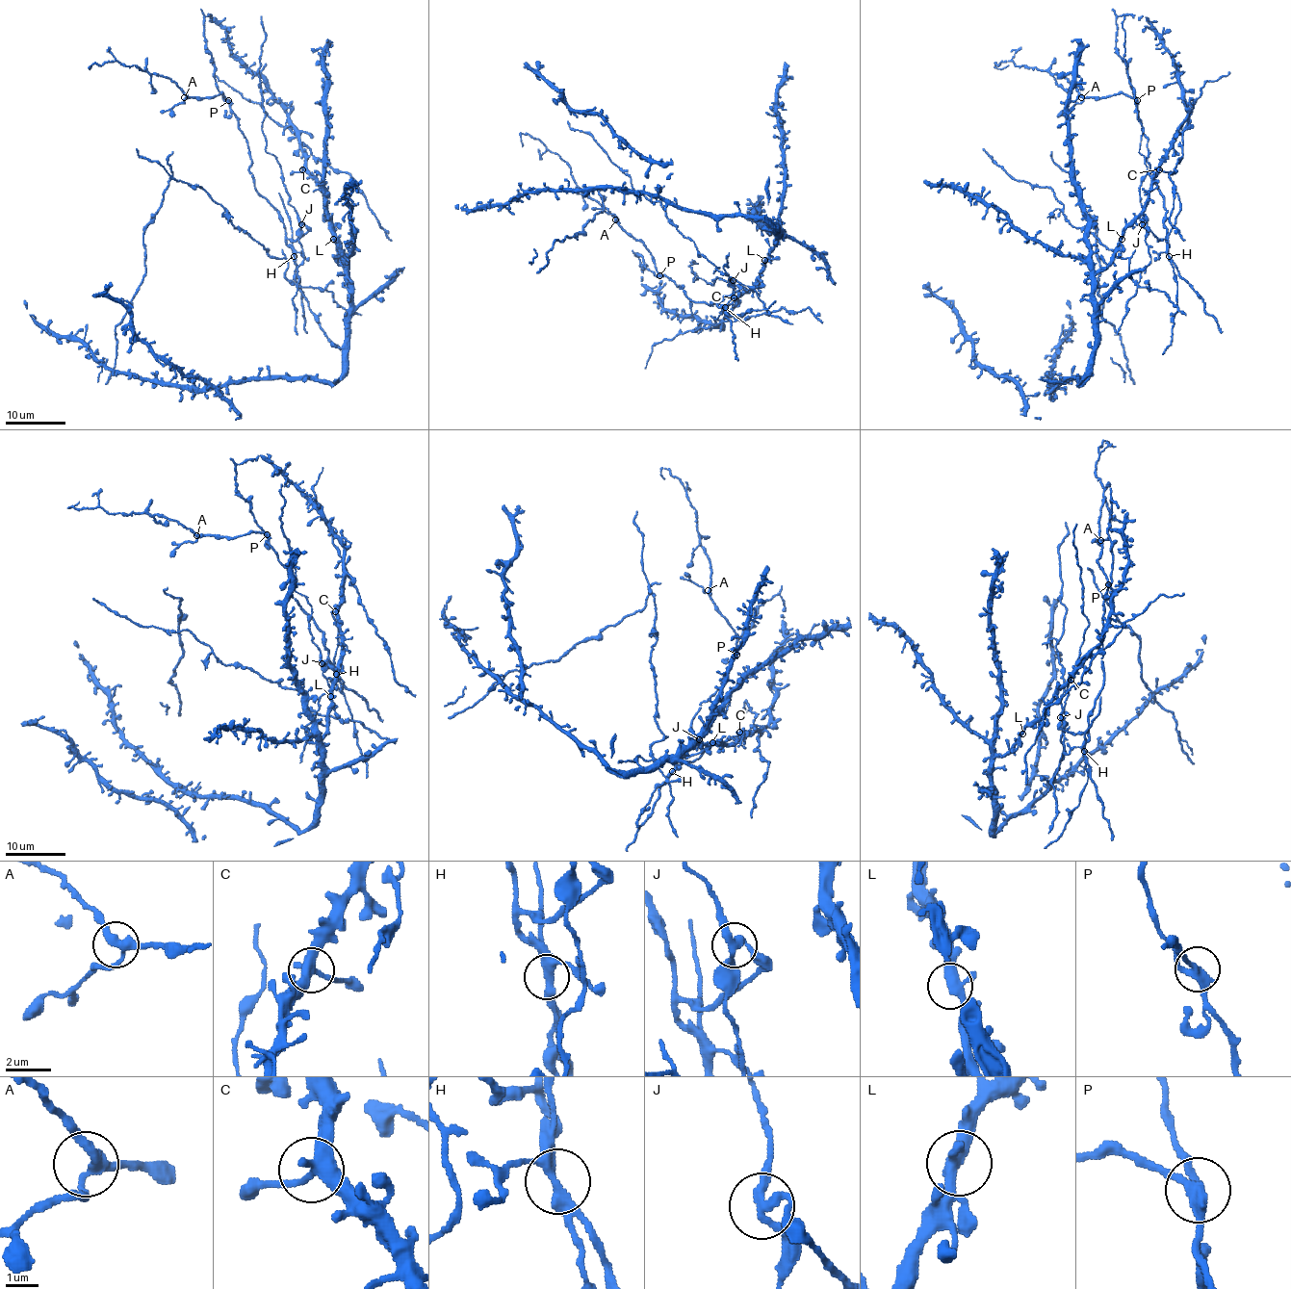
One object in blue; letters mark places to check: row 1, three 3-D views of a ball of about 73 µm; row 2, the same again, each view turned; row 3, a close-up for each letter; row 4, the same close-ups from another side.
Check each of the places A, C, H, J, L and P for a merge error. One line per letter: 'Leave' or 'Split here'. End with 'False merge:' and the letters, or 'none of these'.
A: Leave
C: Leave
H: Split here
J: Split here
L: Leave
P: Leave
False merge: H, J

